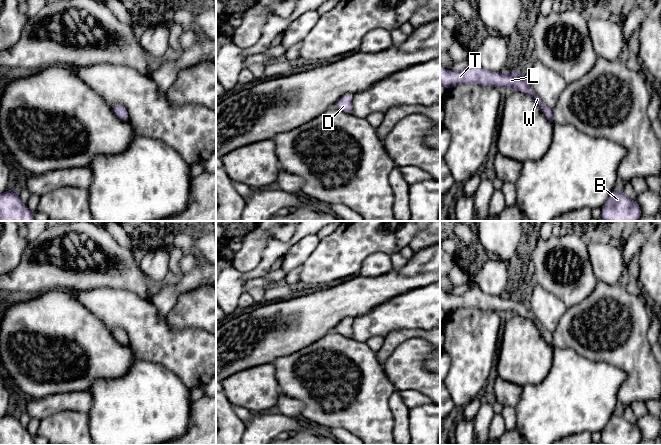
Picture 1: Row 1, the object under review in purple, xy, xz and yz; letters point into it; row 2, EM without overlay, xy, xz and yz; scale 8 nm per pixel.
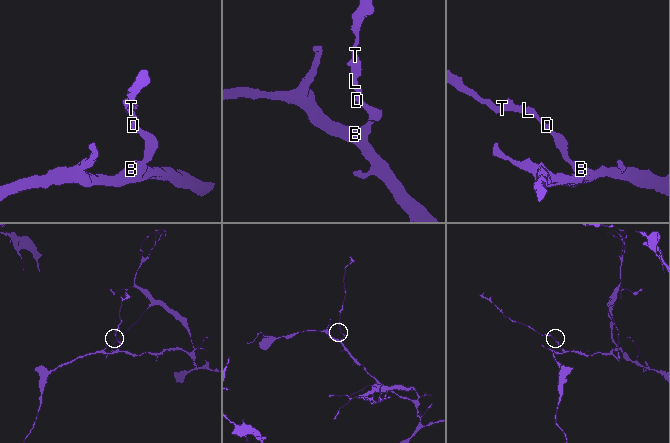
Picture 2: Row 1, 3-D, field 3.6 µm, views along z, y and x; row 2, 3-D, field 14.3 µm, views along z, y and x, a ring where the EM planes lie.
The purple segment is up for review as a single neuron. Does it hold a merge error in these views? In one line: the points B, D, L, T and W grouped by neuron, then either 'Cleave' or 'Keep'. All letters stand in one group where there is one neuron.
Groups: B D L T W. Keep

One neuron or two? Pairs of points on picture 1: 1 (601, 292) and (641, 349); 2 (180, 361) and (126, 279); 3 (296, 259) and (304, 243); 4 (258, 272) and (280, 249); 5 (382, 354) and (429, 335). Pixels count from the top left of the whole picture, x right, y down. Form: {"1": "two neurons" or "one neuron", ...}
{"1": "one neuron", "2": "two neurons", "3": "one neuron", "4": "one neuron", "5": "one neuron"}

